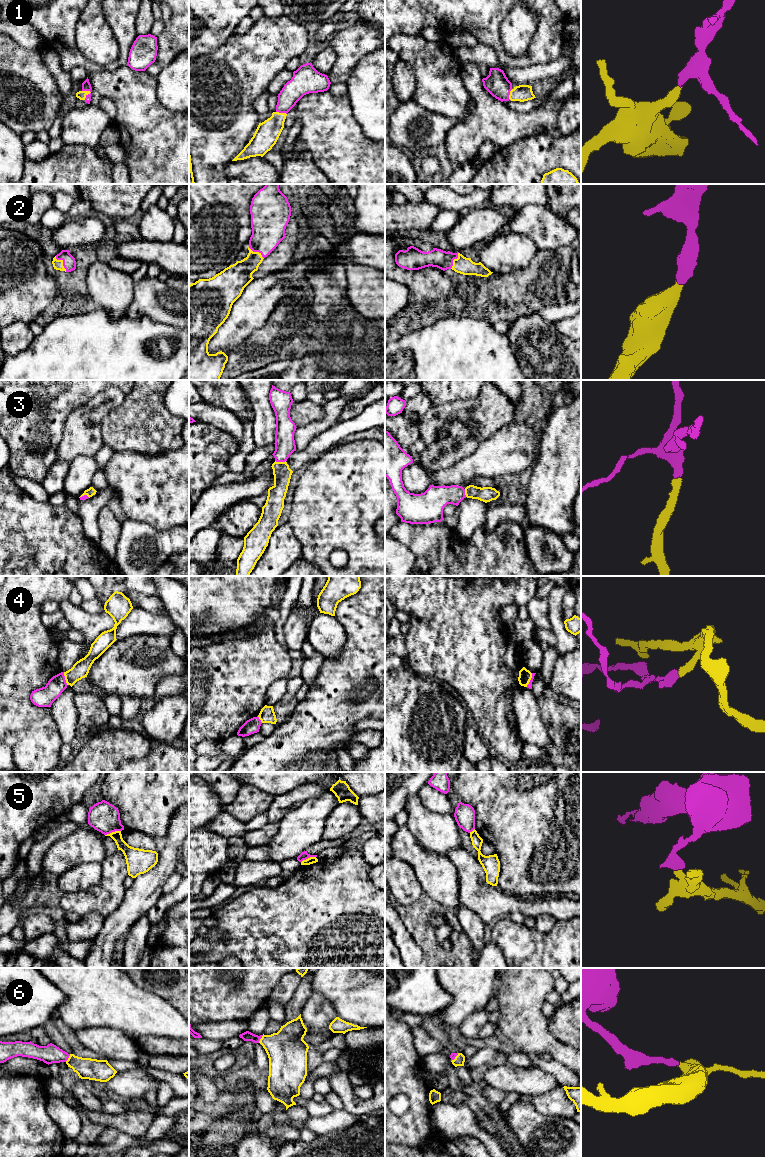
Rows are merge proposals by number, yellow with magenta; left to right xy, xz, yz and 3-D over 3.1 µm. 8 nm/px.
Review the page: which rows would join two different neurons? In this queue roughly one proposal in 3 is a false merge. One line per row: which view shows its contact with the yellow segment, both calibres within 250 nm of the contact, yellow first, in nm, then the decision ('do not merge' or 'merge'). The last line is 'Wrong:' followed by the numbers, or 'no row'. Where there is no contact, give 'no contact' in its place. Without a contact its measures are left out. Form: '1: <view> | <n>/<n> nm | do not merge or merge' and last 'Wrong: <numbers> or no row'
1: xy | 70/80 nm | merge
2: xy | 80/110 nm | merge
3: xz | 150/160 nm | merge
4: xy | 140/160 nm | do not merge
5: xy | 130/240 nm | do not merge
6: xy | 170/150 nm | merge
Wrong: 4, 5

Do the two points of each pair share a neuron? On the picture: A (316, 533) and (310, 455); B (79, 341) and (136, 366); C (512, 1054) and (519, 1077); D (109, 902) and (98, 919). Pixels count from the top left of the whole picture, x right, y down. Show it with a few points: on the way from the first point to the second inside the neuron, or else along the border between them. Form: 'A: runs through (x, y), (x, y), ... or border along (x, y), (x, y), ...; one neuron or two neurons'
A: border along (315, 458), (312, 461); two neurons
B: runs through (93, 355), (104, 366), (122, 366); one neuron
C: border along (506, 1062), (518, 1067), (529, 1067), (532, 1065); two neurons
D: border along (104, 916), (97, 912), (90, 912), (81, 917); two neurons

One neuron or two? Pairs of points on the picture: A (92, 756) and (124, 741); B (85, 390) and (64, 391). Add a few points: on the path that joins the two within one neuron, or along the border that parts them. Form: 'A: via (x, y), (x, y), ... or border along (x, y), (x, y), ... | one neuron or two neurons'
A: via (100, 755), (109, 746), (116, 744) | one neuron
B: via (80, 390), (69, 390) | one neuron

